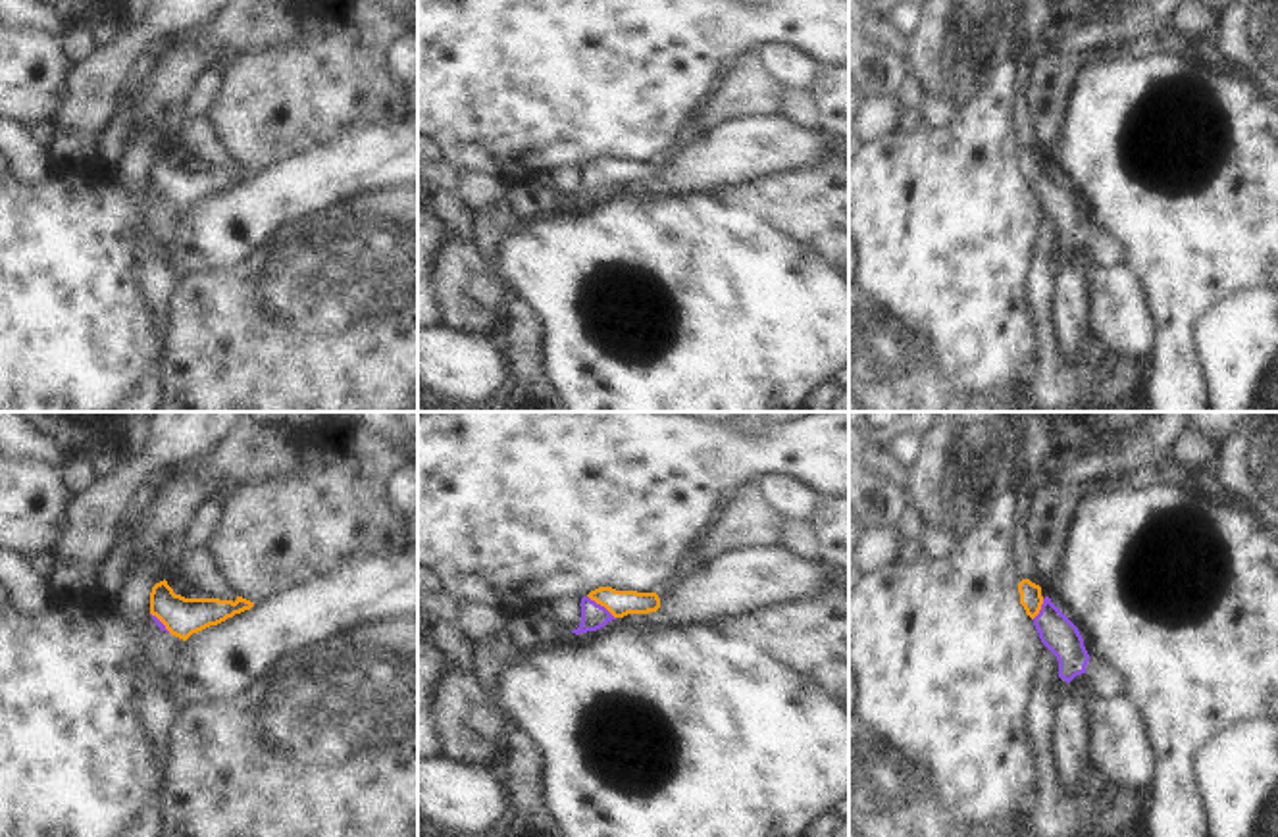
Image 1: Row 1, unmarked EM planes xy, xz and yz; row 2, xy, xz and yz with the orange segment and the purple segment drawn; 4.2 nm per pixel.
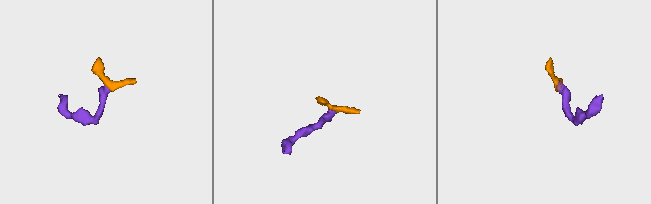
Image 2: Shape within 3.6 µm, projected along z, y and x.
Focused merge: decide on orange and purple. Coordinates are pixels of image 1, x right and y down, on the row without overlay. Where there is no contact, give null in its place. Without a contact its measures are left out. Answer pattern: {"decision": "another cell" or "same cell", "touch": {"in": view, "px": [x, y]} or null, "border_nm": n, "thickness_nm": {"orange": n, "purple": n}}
{"decision": "same cell", "touch": {"in": "xz", "px": [601, 174]}, "border_nm": 160, "thickness_nm": {"orange": 110, "purple": 110}}

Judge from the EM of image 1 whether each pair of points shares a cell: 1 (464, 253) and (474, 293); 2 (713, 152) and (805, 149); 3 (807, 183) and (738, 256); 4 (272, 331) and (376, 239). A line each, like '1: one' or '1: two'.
1: one
2: one
3: two
4: one

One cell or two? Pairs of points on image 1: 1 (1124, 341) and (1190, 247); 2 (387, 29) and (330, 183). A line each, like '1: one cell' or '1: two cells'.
1: two cells
2: two cells

